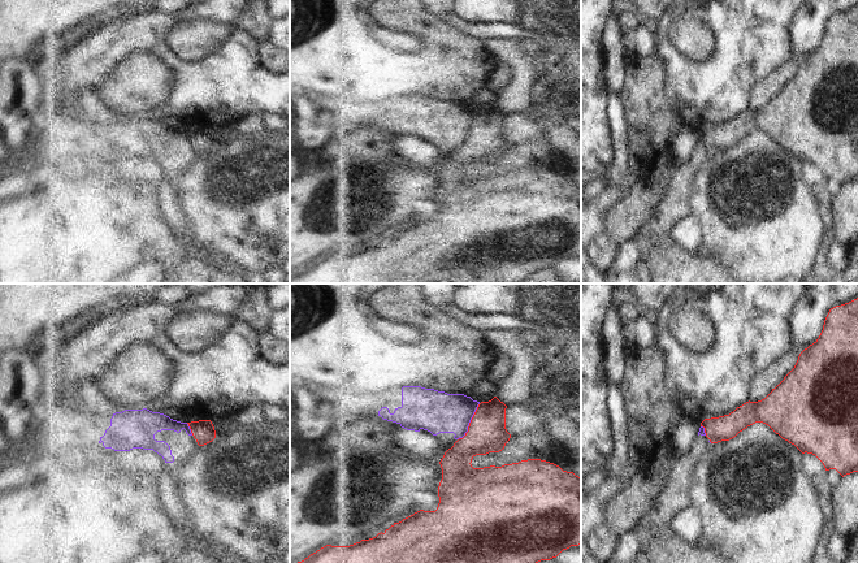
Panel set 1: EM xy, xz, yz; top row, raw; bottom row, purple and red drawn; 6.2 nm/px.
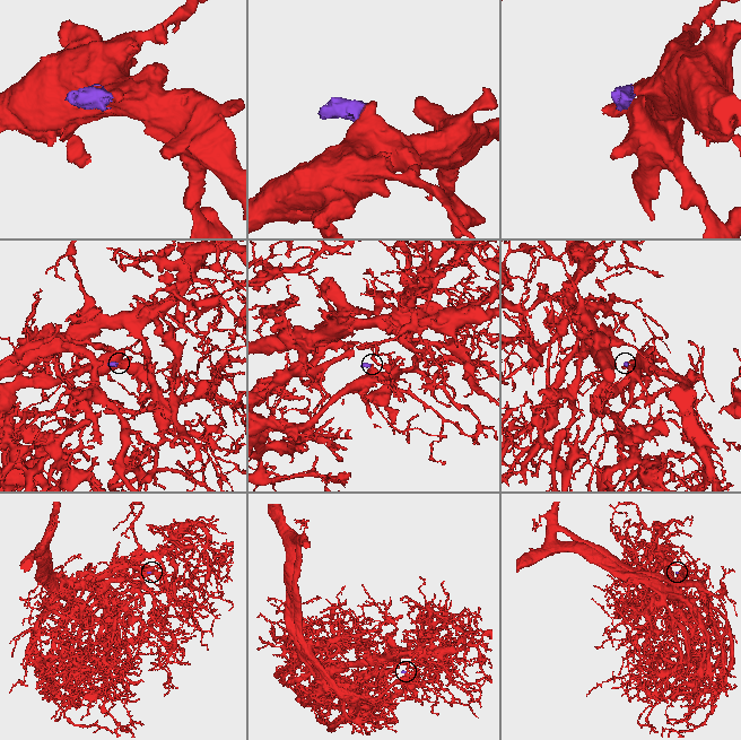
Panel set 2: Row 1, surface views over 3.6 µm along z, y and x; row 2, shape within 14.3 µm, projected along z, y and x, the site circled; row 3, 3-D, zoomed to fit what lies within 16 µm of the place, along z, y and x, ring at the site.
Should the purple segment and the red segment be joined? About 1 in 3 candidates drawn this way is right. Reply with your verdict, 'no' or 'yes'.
no

